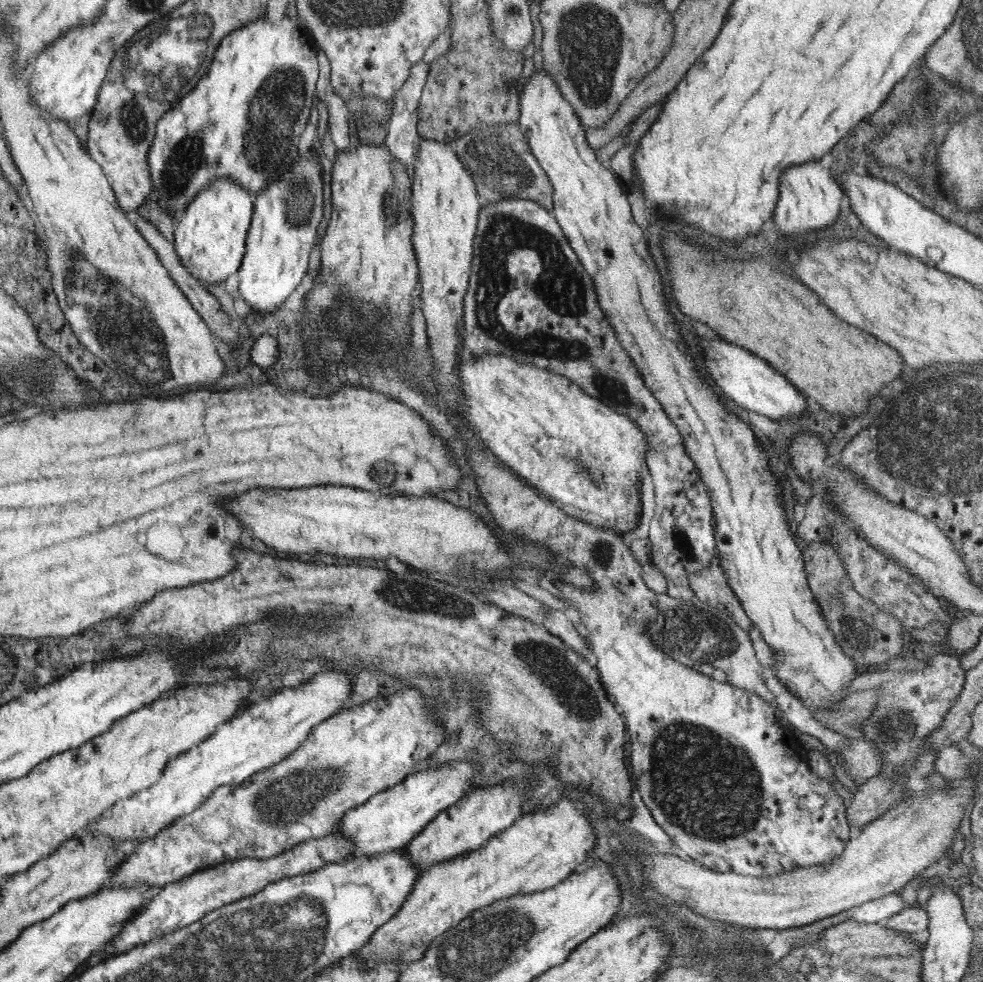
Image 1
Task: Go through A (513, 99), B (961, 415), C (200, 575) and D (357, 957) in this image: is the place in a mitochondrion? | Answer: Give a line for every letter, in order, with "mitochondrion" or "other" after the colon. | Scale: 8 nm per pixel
A: other
B: mitochondrion
C: other
D: other

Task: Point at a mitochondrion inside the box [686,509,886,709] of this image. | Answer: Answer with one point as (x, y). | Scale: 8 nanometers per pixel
(855, 632)

